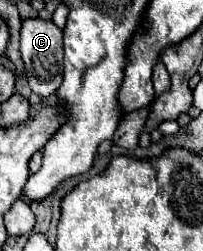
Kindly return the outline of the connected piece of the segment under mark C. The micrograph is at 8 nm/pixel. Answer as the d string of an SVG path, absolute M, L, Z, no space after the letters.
M39 17L23 19L21 27L21 57L25 63L27 79L33 91L41 97L53 95L63 81L63 31L53 23Z

